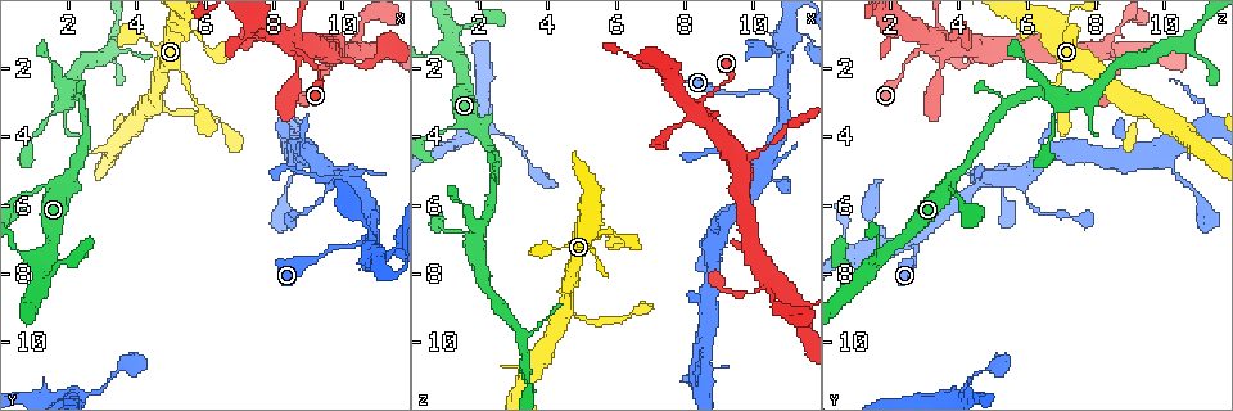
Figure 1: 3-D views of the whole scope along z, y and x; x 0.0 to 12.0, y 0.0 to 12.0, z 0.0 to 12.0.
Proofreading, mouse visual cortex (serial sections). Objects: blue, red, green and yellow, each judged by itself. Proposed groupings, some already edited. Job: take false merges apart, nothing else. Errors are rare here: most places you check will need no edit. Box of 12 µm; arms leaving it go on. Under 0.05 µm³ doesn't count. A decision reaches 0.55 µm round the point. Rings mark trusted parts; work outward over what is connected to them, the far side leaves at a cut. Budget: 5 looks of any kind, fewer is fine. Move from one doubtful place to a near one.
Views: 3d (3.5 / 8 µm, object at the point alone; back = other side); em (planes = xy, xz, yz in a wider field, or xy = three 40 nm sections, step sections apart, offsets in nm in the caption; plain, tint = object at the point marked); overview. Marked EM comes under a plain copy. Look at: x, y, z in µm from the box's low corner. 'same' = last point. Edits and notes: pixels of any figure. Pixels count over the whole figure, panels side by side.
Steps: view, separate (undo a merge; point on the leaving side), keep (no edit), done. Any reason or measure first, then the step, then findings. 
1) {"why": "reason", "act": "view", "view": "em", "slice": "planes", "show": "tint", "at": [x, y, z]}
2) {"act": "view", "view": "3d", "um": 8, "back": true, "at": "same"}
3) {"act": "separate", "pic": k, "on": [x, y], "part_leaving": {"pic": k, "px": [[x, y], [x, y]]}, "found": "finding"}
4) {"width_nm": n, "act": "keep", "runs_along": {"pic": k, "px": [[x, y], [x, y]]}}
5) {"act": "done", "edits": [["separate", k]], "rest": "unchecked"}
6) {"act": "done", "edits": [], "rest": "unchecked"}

{"act": "view", "view": "3d", "um": 3.5, "at": [9.4, 5.9, 6.0]}

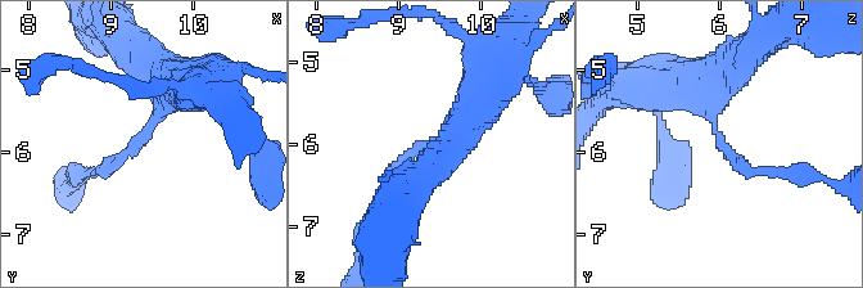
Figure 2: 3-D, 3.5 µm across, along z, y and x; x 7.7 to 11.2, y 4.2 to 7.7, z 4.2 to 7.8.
{"arm_widths_nm": [150, 450], "act": "view", "view": "em", "slice": "xy", "step": 2, "show": "tint", "at": [9.40, 5.80, 6.05]}

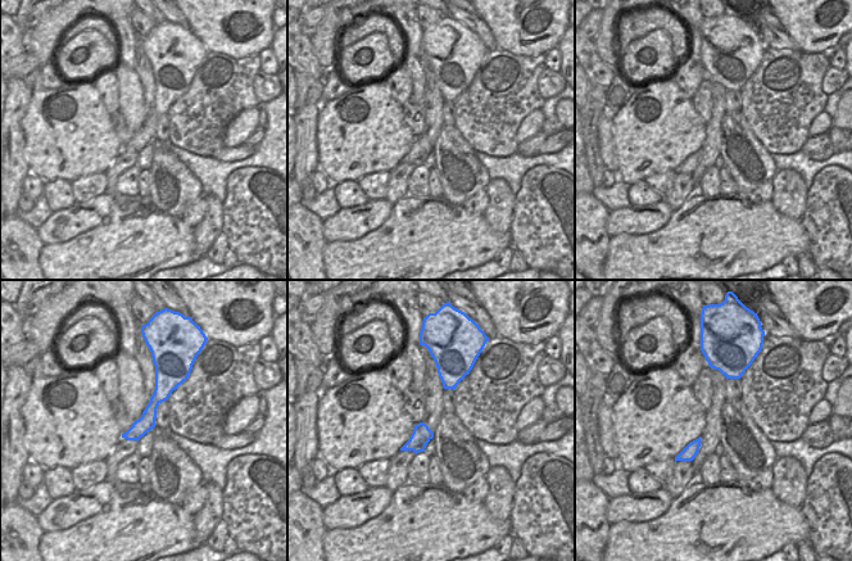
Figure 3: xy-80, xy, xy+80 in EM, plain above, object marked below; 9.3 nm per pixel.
{"act": "view", "view": "em", "slice": "planes", "show": "tint", "at": "same"}

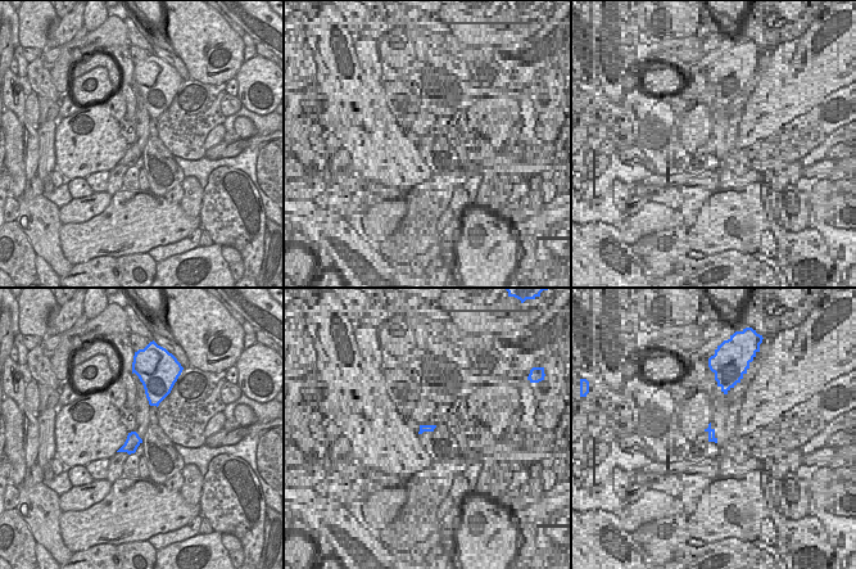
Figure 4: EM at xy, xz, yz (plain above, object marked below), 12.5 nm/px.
{"act": "keep", "runs_along": {"pic": 2, "px": [[181, 82], [154, 126], [91, 174]]}, "found": "continuous, no second cell"}

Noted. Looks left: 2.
{"why": "four arms meet", "act": "view", "view": "3d", "um": 3.5, "at": [1.9, 2.8, 6.6]}

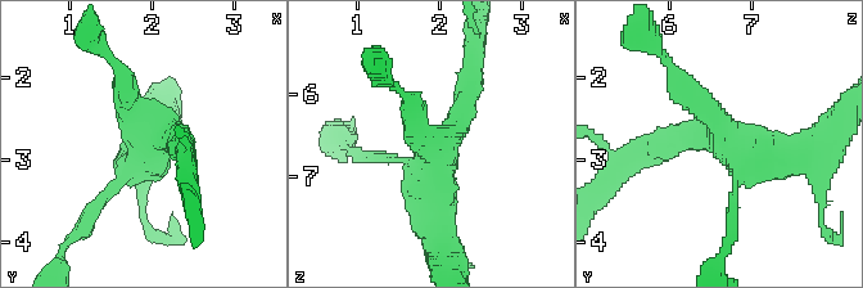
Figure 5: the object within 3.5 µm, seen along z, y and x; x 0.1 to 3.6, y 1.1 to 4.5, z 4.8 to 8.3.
{"arms": 4, "arm_widths_nm": [150, 300, 300, 400], "act": "view", "view": "em", "slice": "xy", "step": 5, "show": "tint", "at": [2.00, 2.70, 6.65]}

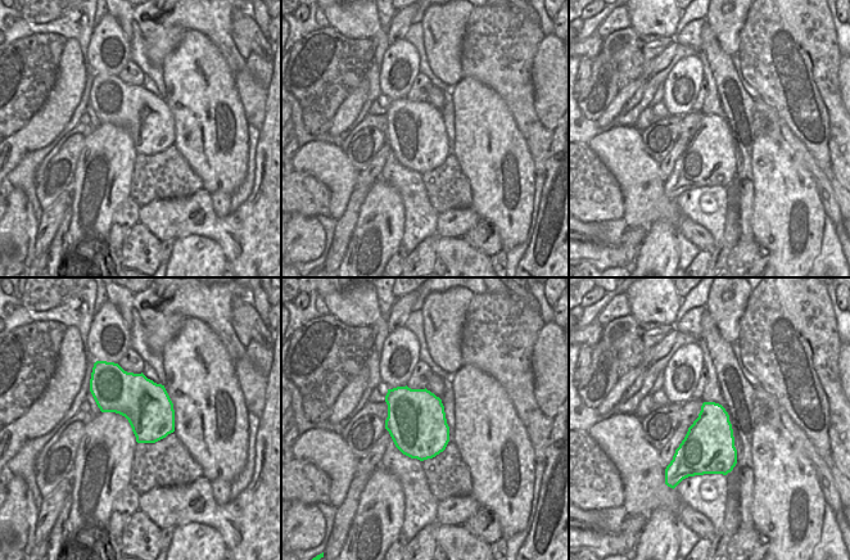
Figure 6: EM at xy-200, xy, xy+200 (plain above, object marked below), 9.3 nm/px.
{"act": "keep", "runs_along": {"pic": 5, "px": [[470, 76], [434, 162], [434, 228]]}, "found": "one cell here"}

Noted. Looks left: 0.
{"act": "done", "edits": [], "rest": "unchecked"}

